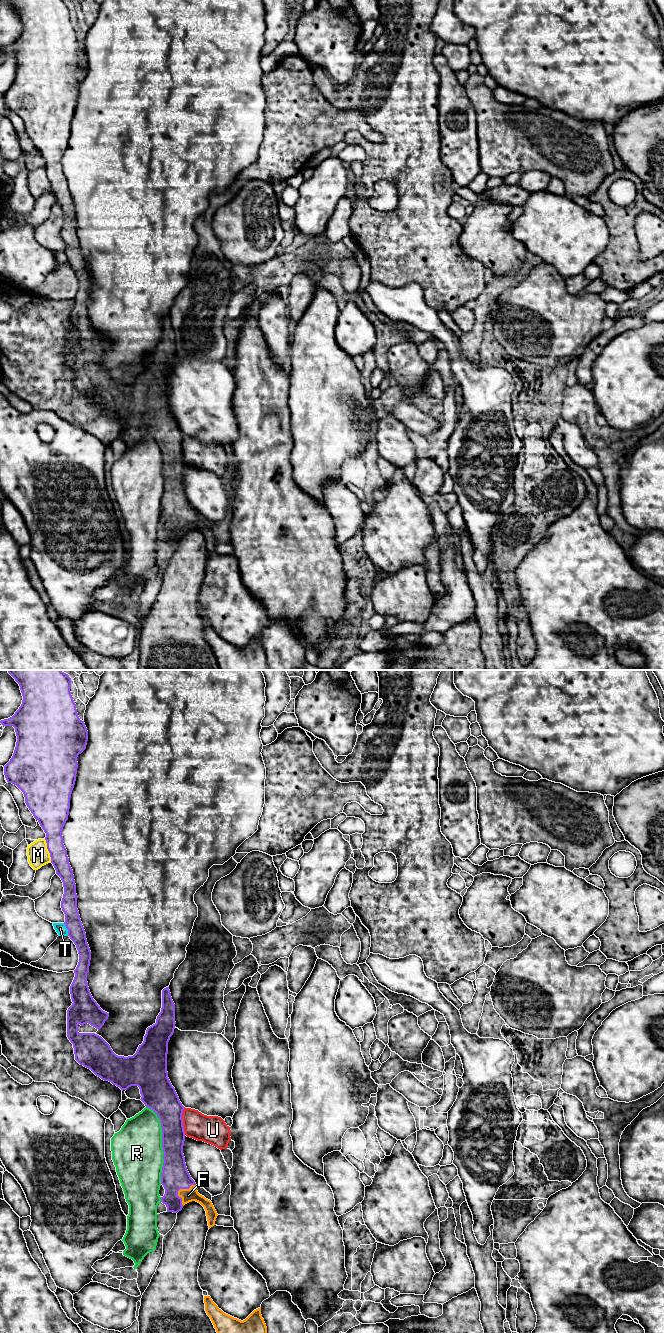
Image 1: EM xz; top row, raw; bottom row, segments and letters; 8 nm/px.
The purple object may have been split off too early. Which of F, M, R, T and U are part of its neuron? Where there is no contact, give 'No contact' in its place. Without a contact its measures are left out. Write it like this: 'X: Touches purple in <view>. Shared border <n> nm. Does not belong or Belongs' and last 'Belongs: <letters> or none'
F: Touches purple in xz. Shared border 200 nm. Belongs
M: Touches purple in xz. Shared border 200 nm. Does not belong
R: Touches purple in xz. Shared border 650 nm. Does not belong
T: Touches purple in xz. Shared border 110 nm. Does not belong
U: Touches purple in xz. Shared border 220 nm. Does not belong
Belongs: F

